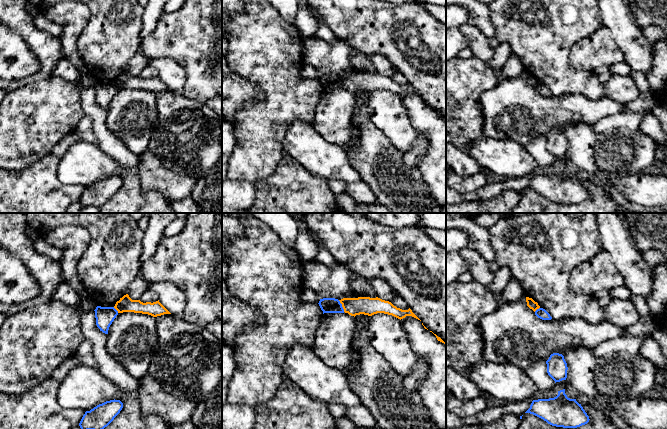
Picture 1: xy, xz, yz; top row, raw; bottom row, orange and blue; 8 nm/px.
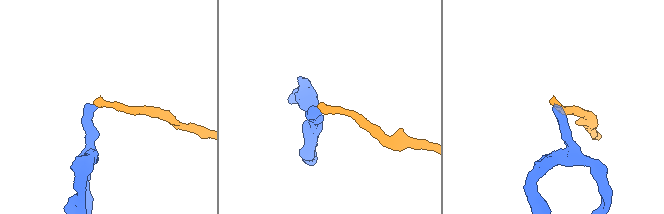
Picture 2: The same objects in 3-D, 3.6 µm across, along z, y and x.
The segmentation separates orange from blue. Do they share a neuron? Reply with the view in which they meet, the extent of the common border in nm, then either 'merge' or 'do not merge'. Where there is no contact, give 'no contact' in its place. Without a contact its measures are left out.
contact in xz; length 110 nm; do not merge

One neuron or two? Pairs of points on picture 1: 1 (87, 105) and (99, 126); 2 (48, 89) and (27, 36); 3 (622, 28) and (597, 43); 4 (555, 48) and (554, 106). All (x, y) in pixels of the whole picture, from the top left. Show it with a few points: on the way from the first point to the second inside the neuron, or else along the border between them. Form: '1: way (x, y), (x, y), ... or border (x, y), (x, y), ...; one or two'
1: way (92, 110), (99, 117), (99, 121); one
2: border (52, 74), (22, 86); two
3: border (602, 24), (608, 30), (612, 40), (623, 55); two
4: border (577, 93), (559, 96), (552, 95); two

